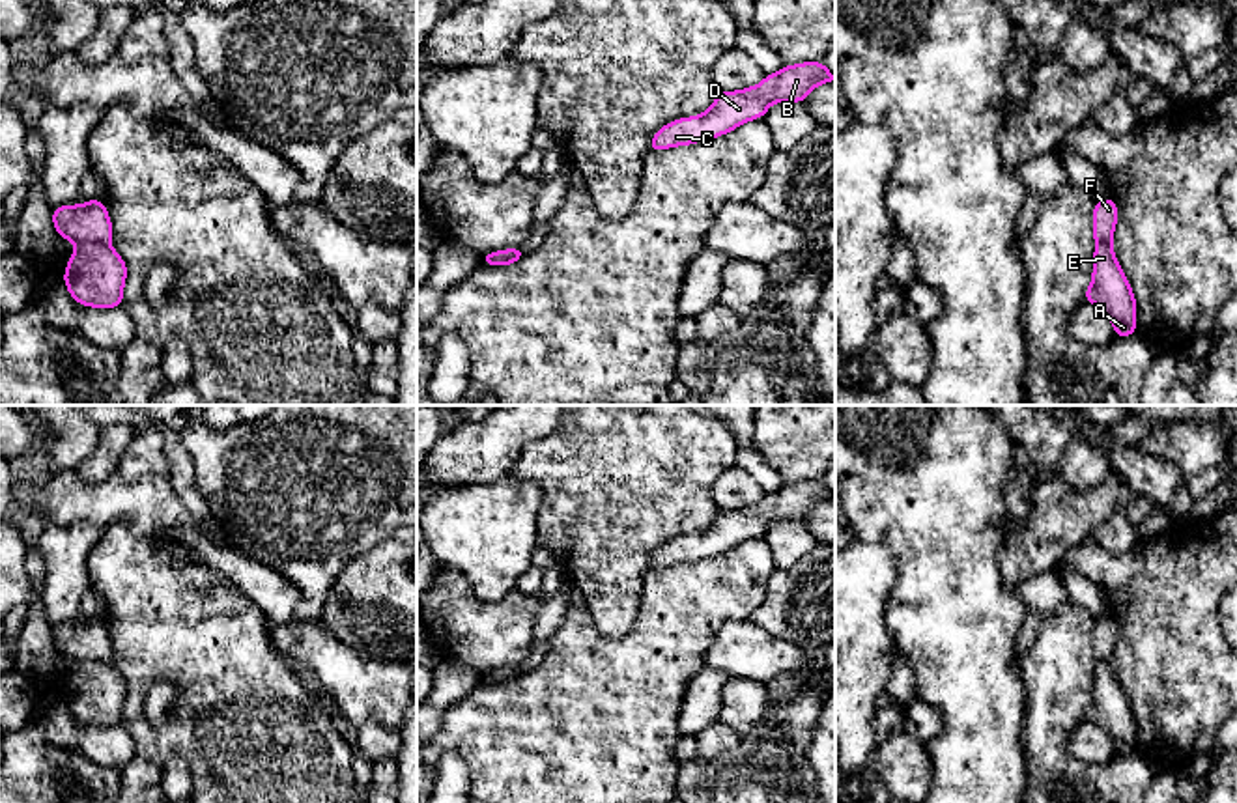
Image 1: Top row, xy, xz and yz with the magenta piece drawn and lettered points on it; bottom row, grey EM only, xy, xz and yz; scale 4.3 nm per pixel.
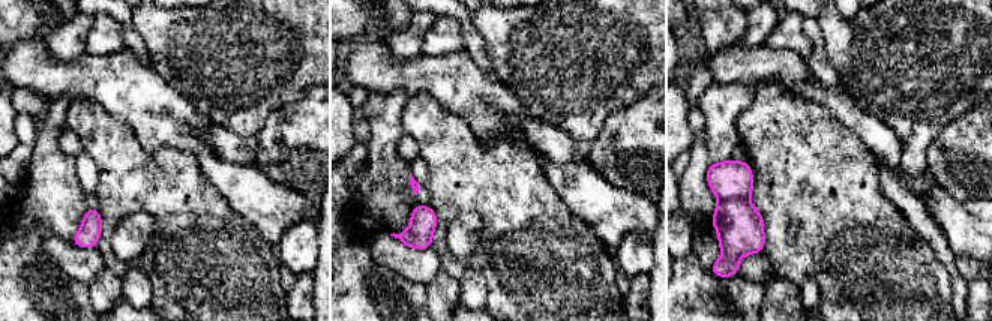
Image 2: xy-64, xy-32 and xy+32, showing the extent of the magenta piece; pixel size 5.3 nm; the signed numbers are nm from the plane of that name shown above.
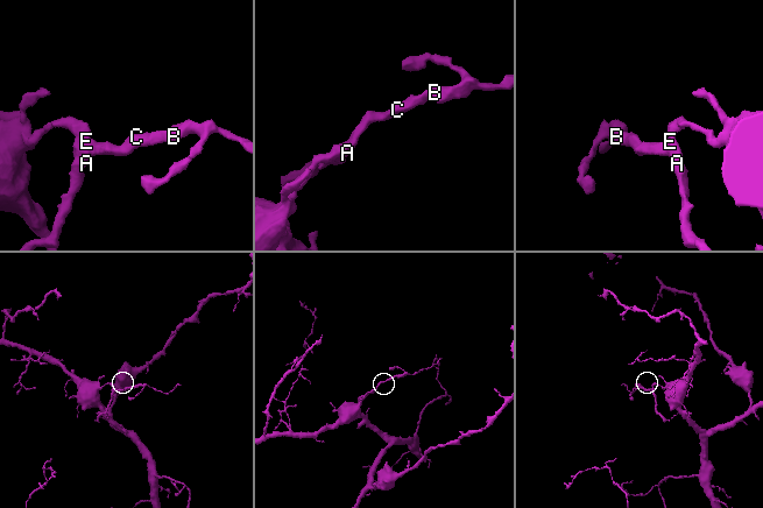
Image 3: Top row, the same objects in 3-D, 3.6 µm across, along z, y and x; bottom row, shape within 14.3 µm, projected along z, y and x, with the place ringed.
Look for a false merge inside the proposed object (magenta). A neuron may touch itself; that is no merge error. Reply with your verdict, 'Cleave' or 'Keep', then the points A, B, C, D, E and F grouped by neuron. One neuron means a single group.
Cleave. Groups: A B C D E / F

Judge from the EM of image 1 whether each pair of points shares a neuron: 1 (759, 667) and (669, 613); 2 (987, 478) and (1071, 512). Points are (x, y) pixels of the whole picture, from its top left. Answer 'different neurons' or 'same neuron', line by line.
1: different neurons
2: different neurons

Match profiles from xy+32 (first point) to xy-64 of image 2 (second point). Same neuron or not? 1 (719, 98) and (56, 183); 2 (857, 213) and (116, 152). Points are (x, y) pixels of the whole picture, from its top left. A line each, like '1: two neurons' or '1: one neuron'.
1: one neuron
2: one neuron

